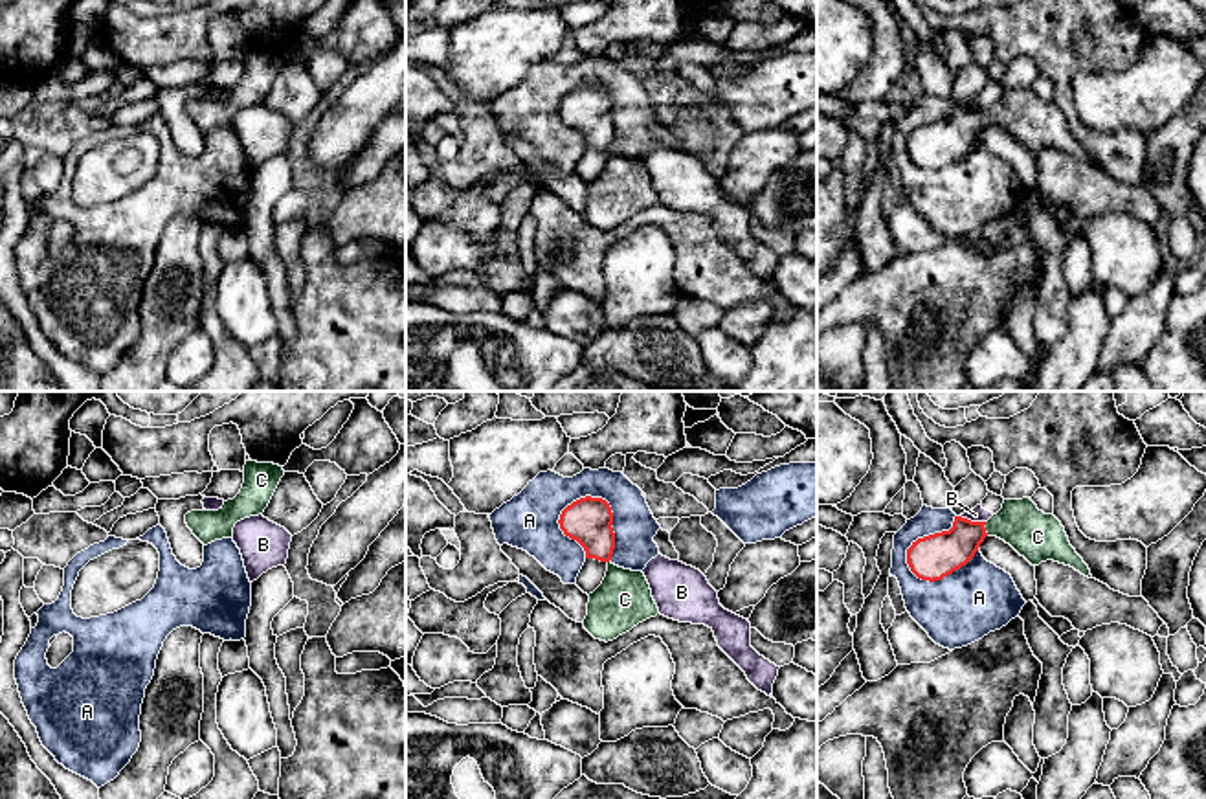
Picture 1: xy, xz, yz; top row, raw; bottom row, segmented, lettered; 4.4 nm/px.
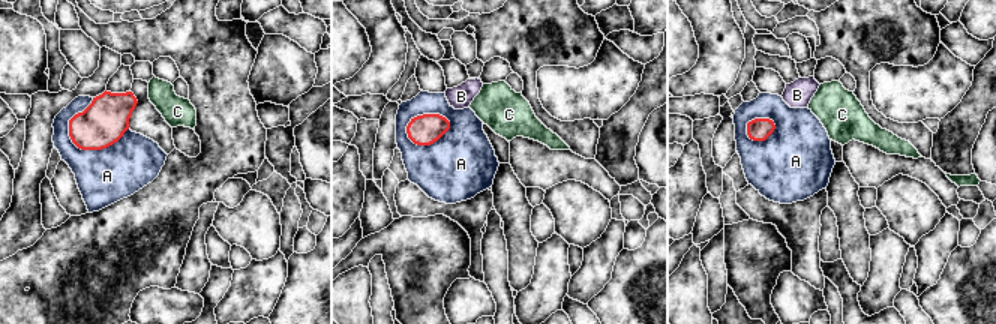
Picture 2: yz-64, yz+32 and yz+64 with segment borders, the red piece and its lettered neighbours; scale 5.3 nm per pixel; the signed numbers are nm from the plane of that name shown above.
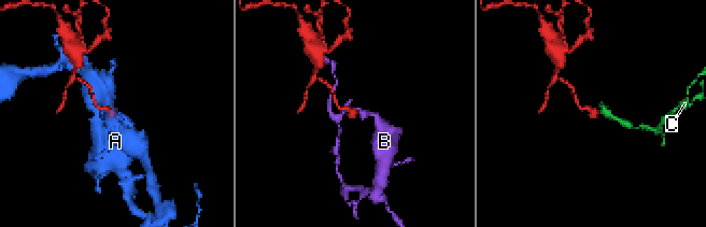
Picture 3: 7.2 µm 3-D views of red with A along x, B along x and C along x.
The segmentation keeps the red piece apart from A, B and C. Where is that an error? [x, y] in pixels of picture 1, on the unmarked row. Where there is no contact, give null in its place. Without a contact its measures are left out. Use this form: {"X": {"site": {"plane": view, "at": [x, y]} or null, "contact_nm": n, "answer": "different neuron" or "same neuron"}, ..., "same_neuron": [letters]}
{"A": {"site": {"plane": "xz", "at": [612, 101]}, "contact_nm": 320, "answer": "different neuron"}, "B": {"site": {"plane": "yz", "at": [973, 111]}, "contact_nm": 120, "answer": "different neuron"}, "C": {"site": {"plane": "yz", "at": [984, 118]}, "contact_nm": 70, "answer": "same neuron"}, "same_neuron": ["C"]}

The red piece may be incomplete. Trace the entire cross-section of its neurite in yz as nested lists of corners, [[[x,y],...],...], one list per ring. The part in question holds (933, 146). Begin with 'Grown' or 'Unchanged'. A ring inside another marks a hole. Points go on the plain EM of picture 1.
Grown. [[[1030,86],[1004,88],[1002,97],[988,110],[955,105],[949,119],[912,130],[907,138],[907,152],[921,169],[942,169],[966,154],[986,125],[1004,129],[1032,154],[1054,149],[1092,165],[1089,154],[1070,134],[1061,110],[1039,99]]]

